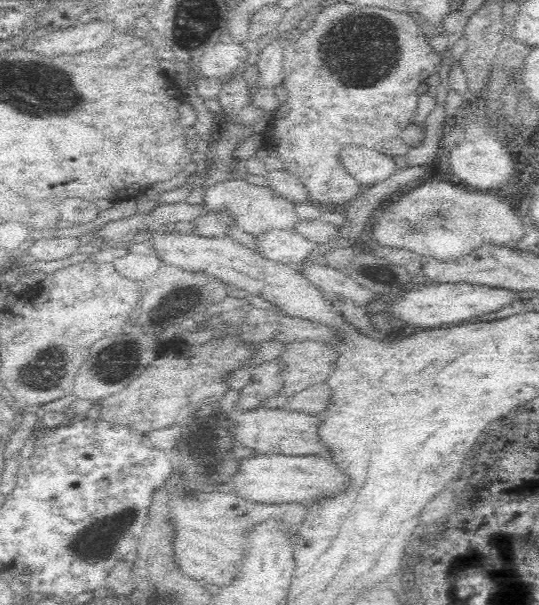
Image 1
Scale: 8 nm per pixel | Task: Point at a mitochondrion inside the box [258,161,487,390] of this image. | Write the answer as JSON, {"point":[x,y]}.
{"point":[427,220]}

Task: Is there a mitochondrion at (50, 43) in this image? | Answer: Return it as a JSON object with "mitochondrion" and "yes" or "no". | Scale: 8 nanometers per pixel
{"mitochondrion":"no"}

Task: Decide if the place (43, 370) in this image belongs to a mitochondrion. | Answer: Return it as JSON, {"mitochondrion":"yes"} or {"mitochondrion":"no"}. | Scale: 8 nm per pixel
{"mitochondrion":"yes"}

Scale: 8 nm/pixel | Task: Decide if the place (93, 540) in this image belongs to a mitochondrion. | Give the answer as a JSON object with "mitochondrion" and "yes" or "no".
{"mitochondrion":"yes"}

